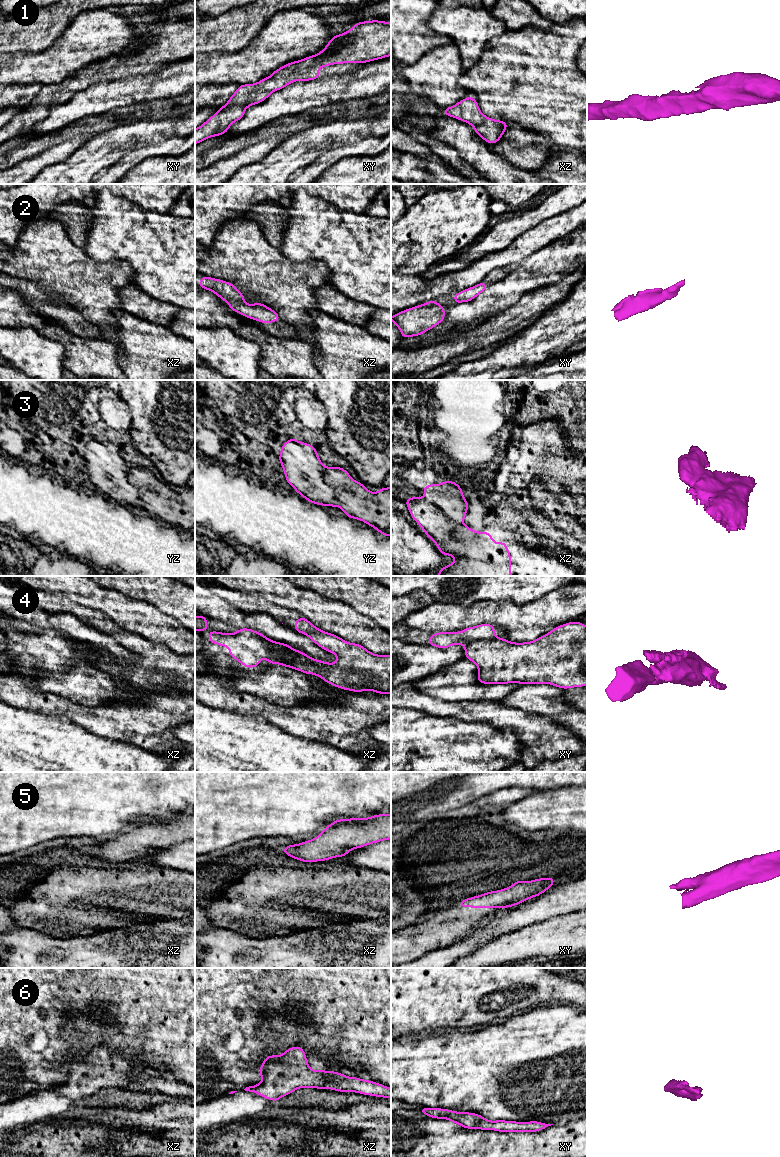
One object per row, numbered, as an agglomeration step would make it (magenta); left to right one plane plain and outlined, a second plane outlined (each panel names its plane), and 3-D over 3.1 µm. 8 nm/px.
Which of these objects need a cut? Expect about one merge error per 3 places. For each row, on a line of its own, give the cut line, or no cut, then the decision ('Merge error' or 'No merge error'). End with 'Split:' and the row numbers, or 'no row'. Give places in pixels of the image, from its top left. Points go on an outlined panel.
1: No split. No merge error
2: No split. No merge error
3: Split along yz (325, 467), (324, 480), (333, 487), (338, 504). Merge error
4: Split along xz (281, 643), (290, 653), (283, 656), (296, 669). Merge error
5: No split. No merge error
6: No split. No merge error
Split: 3, 4

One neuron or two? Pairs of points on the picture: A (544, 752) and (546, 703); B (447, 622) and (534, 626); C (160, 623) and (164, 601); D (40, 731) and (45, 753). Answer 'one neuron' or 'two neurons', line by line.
A: two neurons
B: one neuron
C: two neurons
D: one neuron

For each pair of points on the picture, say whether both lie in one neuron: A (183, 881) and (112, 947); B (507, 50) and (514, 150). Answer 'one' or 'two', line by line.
A: two
B: two

